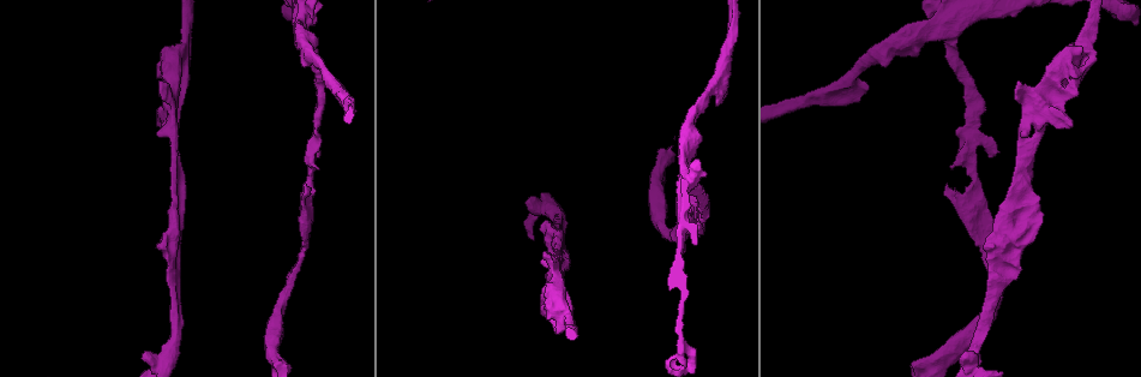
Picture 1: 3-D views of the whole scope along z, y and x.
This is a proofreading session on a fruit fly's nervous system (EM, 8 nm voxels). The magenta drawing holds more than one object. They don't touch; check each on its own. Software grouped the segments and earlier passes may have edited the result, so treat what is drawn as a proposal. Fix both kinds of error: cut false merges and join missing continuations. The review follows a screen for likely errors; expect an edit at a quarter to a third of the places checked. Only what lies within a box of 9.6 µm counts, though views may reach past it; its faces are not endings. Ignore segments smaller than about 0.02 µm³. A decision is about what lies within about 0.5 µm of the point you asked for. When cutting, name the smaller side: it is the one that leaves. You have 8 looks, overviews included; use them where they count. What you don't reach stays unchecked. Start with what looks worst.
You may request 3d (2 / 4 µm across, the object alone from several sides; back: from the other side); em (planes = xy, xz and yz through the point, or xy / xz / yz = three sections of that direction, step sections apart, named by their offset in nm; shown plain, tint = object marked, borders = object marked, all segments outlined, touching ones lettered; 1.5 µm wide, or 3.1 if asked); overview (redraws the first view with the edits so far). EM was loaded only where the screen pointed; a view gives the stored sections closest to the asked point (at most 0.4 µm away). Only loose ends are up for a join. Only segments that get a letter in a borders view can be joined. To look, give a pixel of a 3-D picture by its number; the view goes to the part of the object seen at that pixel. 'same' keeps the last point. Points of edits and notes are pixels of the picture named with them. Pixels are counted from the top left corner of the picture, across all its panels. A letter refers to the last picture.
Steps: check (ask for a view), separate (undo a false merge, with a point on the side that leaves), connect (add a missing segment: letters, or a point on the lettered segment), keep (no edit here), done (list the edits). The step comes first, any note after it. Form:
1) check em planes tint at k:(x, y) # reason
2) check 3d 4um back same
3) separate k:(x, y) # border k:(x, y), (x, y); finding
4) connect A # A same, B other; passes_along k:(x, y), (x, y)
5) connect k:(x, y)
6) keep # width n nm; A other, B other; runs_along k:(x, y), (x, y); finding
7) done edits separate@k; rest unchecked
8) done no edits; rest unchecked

check 3d 2um at 1:(1015, 279) # branch stops here

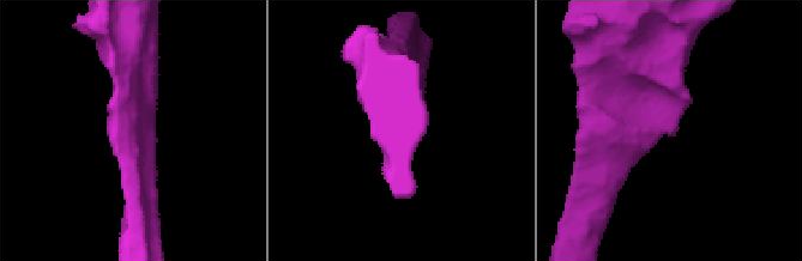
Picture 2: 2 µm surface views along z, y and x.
check em xz step 8 tint at 2:(674, 133) # now the EM

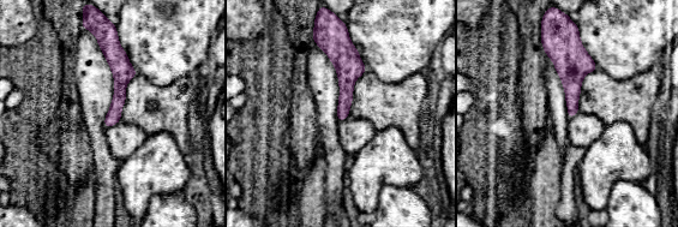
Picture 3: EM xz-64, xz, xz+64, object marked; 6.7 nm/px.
check em planes borders same # another direction

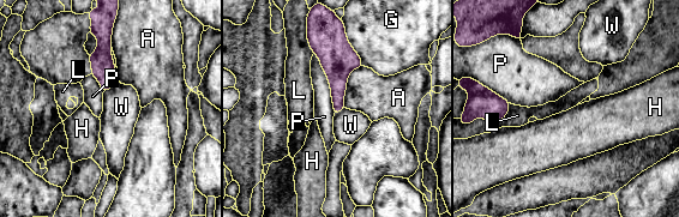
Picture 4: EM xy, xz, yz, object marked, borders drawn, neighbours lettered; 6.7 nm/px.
keep # A other, G other, H other, L other, P other, W other; border 4:(112, 48), (115, 78), (103, 92); no lettered segment goes on from it

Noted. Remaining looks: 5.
check 3d 2um at 1:(274, 356) # sudden change in width

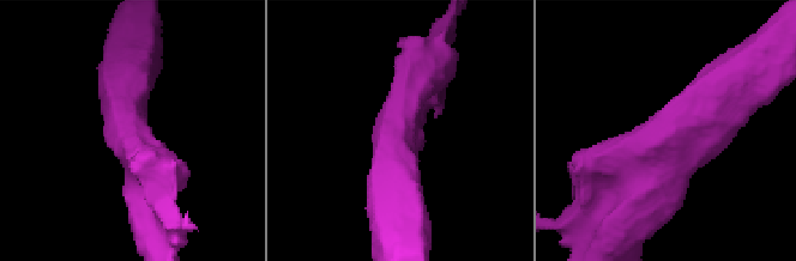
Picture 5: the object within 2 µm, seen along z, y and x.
check em planes tint at 5:(128, 140) # now the EM

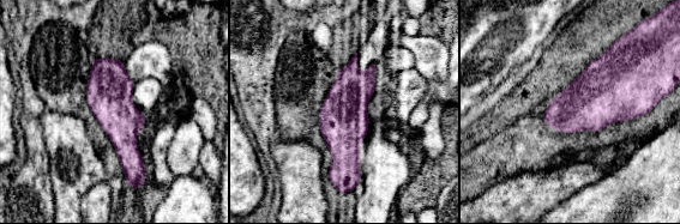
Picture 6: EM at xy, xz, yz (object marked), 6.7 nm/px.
check em planes borders same

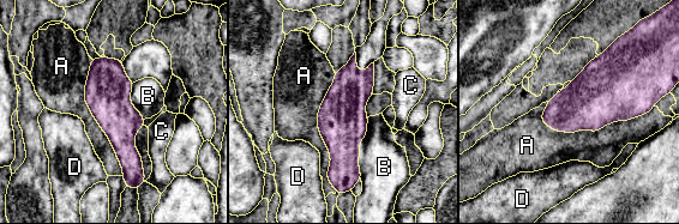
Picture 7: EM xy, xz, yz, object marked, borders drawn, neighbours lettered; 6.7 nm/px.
keep # A other, B other, C other, D other; border 7:(653, 106), (596, 131), (541, 121); all the same neuron

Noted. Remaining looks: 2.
check 3d 4um at 1:(664, 228) # sudden change in width

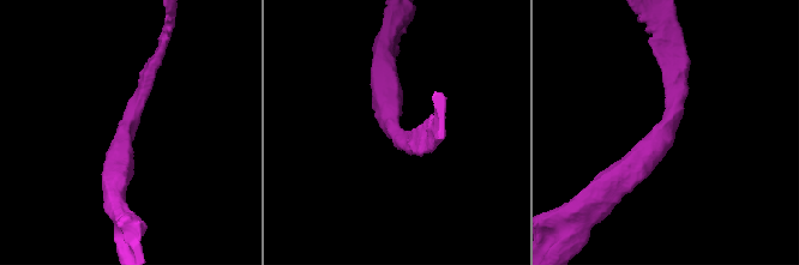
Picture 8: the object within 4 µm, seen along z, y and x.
check em planes borders at 8:(666, 135)

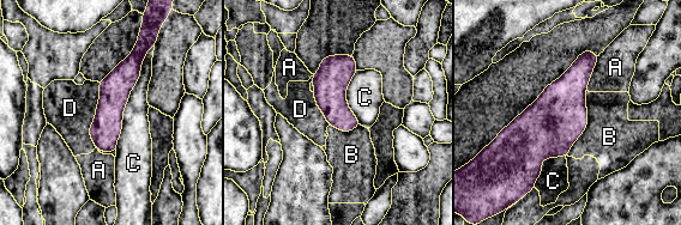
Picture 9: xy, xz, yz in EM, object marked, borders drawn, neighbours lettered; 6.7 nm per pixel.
keep # longest_contact C 750 nm; A other, B other, C other, D other; runs_along 9:(143, 50), (115, 87), (104, 149); all the same neuron

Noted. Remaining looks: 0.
done no edits; rest unchecked

